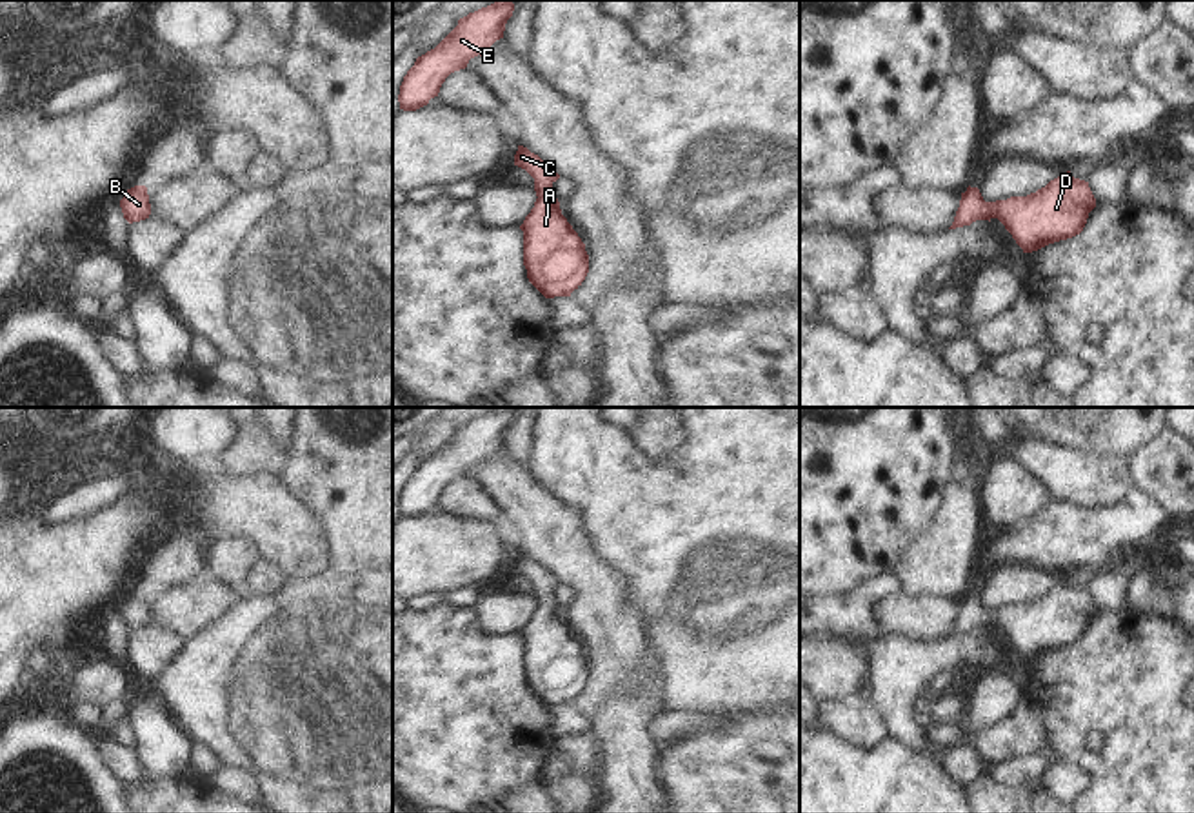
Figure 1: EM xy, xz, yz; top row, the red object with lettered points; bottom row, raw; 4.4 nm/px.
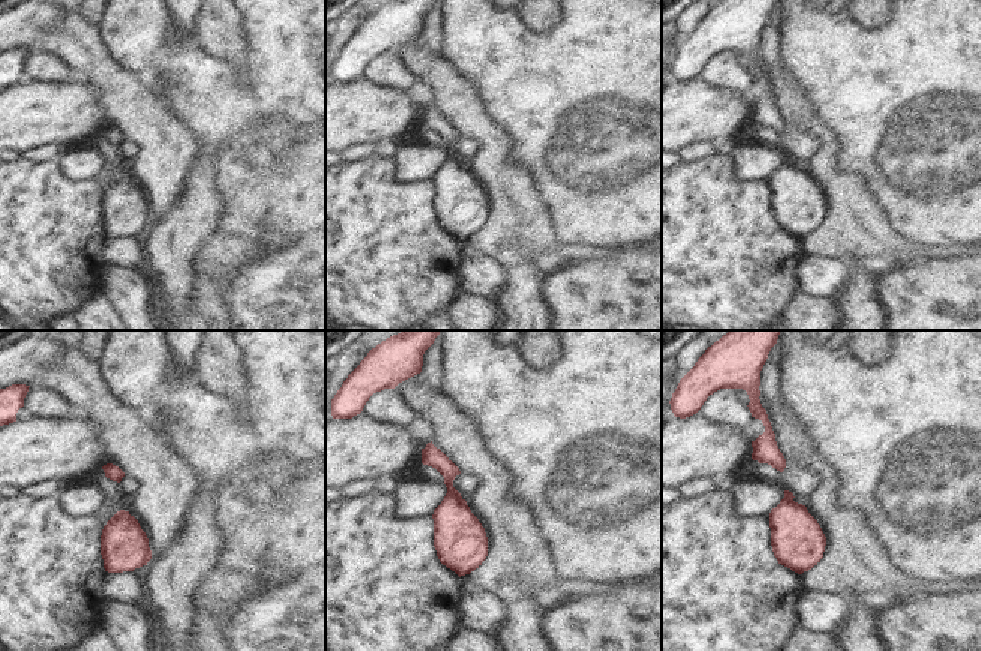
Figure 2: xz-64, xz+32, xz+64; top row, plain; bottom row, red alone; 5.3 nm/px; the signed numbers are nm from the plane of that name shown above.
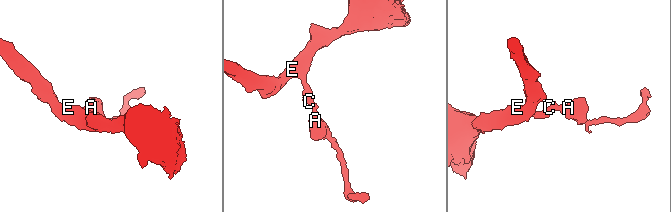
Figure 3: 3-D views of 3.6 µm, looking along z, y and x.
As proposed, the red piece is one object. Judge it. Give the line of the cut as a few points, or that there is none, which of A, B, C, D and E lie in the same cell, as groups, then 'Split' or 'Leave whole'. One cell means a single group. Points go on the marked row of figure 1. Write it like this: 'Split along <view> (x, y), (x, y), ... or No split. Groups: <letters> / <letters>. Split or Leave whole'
No split. Groups: A B C D E. Leave whole

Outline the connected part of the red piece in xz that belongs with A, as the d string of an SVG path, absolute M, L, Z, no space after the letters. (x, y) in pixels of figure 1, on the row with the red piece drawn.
M518 146L514 166L534 178L538 196L520 226L527 278L545 298L571 296L589 273L589 255L552 193L552 184L560 175L523 146Z

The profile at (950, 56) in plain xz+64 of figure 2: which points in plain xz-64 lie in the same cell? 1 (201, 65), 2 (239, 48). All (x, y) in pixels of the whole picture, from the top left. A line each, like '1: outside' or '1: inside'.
1: inside
2: outside

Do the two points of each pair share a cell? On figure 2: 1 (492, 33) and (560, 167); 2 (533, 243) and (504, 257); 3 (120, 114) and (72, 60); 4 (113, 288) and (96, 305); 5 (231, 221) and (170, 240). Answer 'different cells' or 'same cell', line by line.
1: same cell
2: different cells
3: same cell
4: different cells
5: different cells

